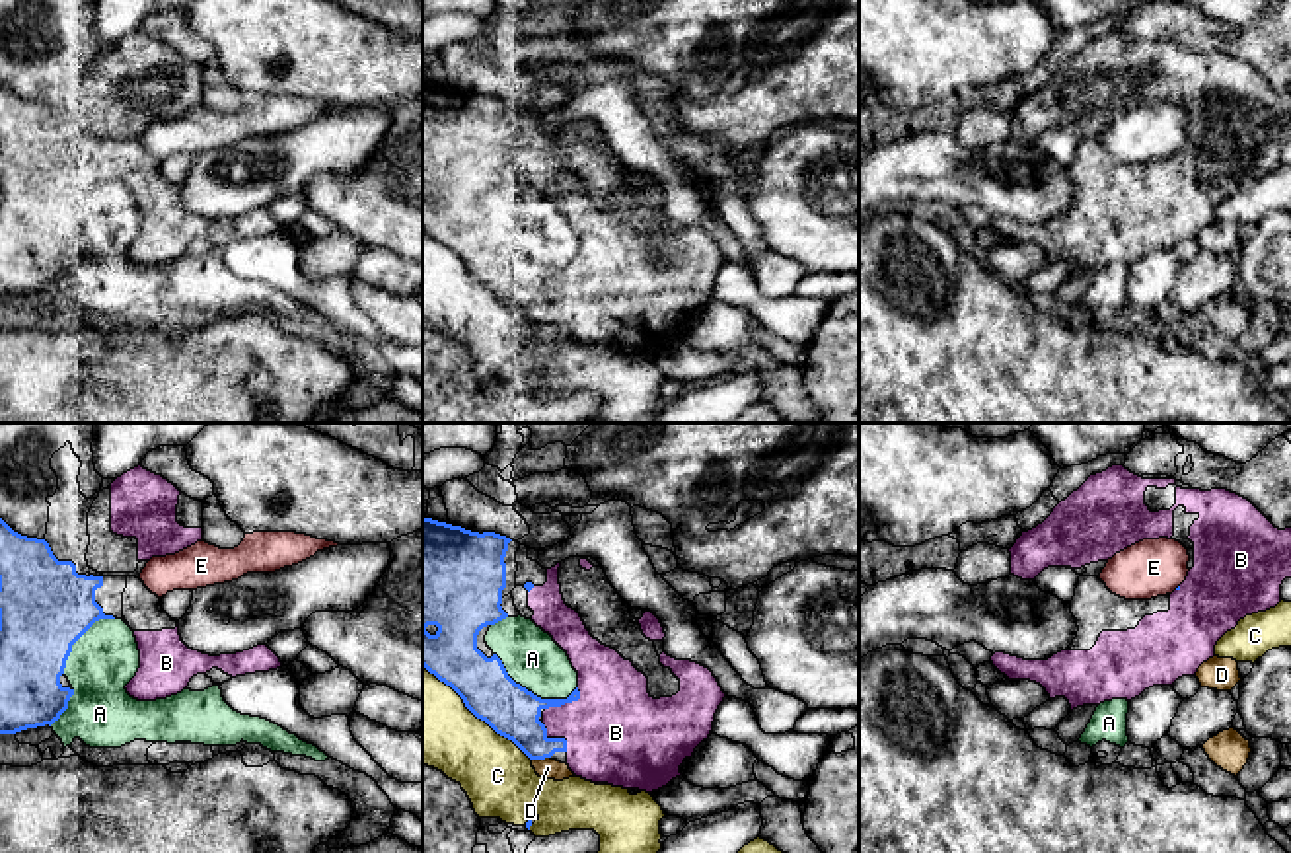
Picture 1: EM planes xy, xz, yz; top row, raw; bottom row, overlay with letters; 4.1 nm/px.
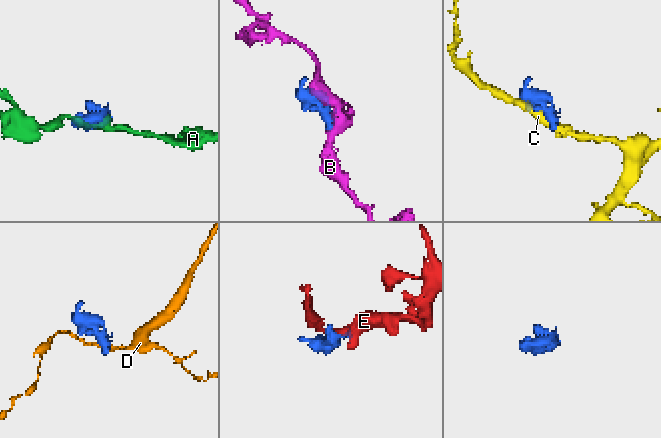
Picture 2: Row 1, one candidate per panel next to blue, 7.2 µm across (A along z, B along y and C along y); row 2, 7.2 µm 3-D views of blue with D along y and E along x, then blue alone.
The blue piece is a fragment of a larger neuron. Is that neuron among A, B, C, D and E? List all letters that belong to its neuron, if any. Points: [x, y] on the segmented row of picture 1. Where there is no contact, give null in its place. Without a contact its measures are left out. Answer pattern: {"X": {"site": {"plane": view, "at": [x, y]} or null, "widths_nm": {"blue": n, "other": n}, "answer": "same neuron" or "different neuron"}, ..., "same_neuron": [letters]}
{"A": {"site": {"plane": "xz", "at": [530, 692]}, "widths_nm": {"blue": 220, "other": 240}, "answer": "different neuron"}, "B": {"site": {"plane": "xz", "at": [567, 702]}, "widths_nm": {"blue": 220, "other": 420}, "answer": "same neuron"}, "C": {"site": {"plane": "xz", "at": [476, 715]}, "widths_nm": {"blue": 220, "other": 360}, "answer": "different neuron"}, "D": {"site": {"plane": "xz", "at": [540, 758]}, "widths_nm": {"blue": 220, "other": 90}, "answer": "different neuron"}, "E": {"site": null, "answer": "different neuron"}, "same_neuron": ["B"]}

